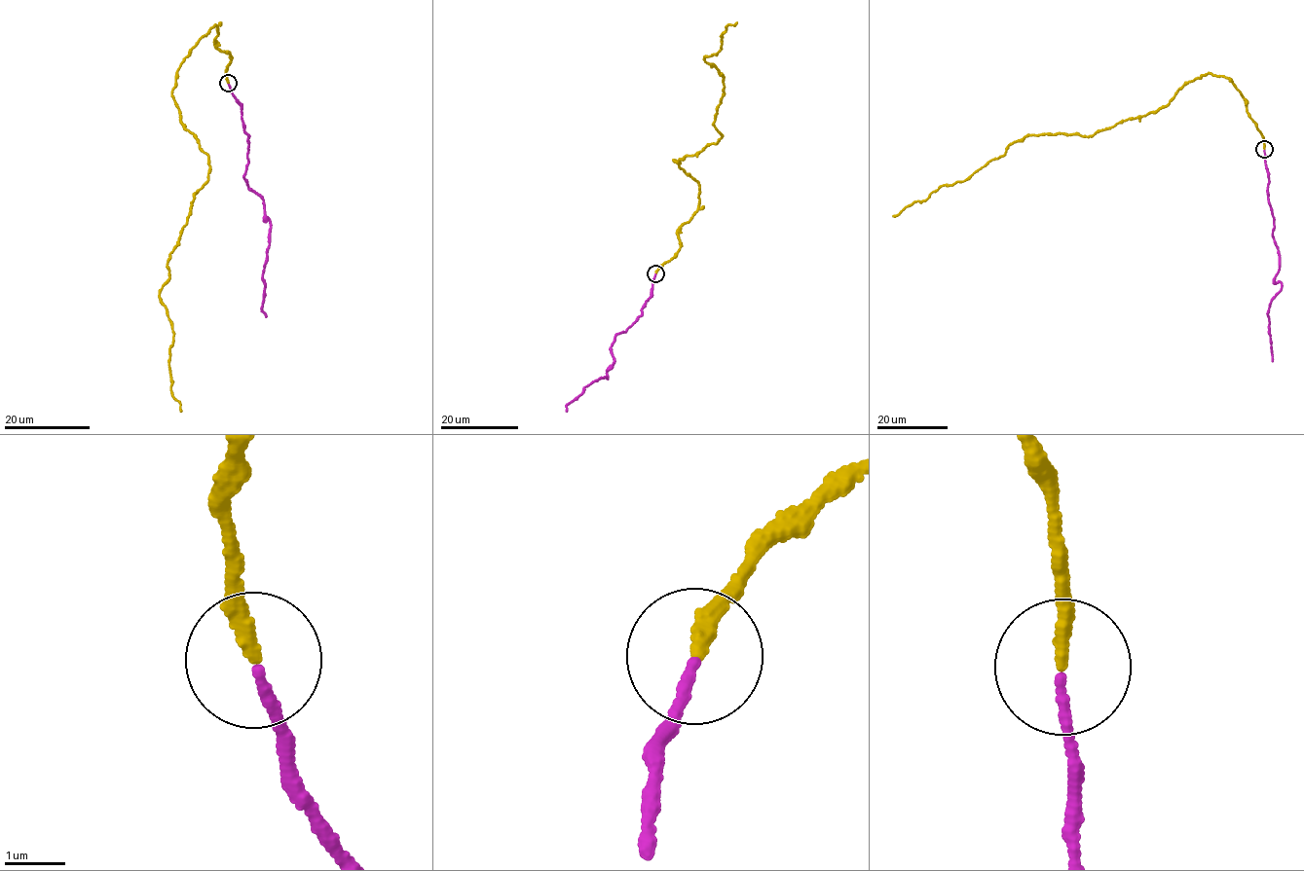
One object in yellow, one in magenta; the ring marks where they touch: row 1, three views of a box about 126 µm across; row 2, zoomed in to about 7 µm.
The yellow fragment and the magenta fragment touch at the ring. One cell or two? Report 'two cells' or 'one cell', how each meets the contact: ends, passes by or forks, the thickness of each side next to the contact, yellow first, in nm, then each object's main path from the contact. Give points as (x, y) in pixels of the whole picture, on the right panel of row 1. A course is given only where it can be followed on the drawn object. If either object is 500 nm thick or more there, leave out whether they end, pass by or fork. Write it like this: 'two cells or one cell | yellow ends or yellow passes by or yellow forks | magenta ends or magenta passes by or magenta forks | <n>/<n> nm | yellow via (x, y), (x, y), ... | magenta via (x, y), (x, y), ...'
one cell | yellow ends | magenta ends | 200/160 nm | yellow via (1264, 148), (1244, 96), (1209, 73), (1156, 111), (1092, 135), (1028, 134), (966, 180), (892, 215) | magenta via (1264, 149), (1267, 195), (1274, 226), (1272, 233), (1280, 267), (1275, 281), (1282, 282), (1268, 312), (1273, 361)

